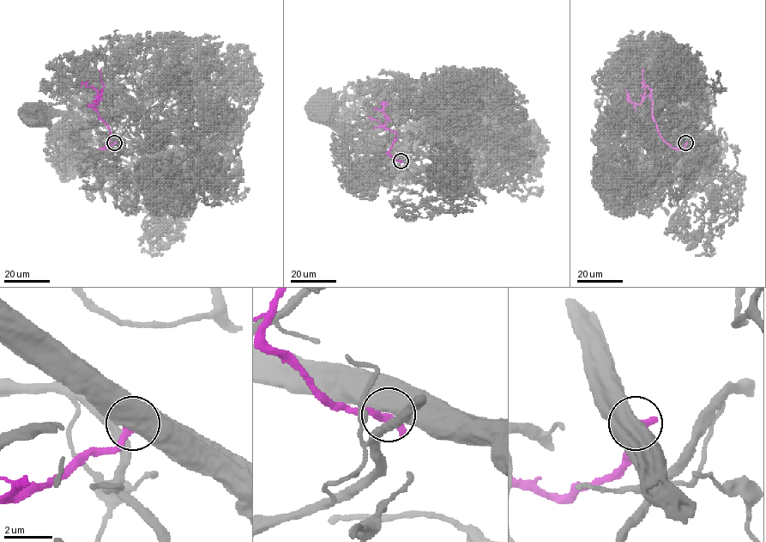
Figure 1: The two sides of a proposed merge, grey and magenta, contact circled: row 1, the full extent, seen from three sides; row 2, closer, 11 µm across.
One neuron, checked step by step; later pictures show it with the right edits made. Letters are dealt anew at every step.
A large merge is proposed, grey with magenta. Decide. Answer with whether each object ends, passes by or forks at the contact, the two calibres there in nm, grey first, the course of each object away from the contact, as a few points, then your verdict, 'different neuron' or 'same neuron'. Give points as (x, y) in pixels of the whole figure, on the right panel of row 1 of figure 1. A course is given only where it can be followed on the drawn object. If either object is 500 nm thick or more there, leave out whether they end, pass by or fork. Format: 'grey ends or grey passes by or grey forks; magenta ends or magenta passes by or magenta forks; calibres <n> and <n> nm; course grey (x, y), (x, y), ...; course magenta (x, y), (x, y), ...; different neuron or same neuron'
calibres 800 and 400 nm; course grey (684, 143), (678, 123), (668, 114), (633, 115); course magenta (685, 143), (678, 149), (667, 143), (652, 118), (652, 100), (644, 95), (639, 105), (633, 103), (626, 88); different neuron

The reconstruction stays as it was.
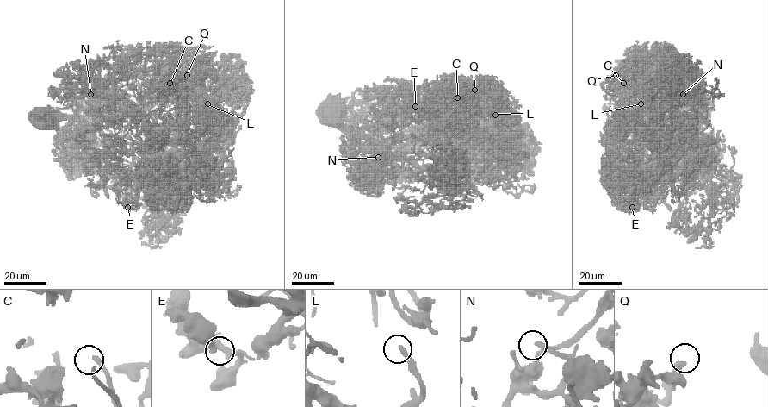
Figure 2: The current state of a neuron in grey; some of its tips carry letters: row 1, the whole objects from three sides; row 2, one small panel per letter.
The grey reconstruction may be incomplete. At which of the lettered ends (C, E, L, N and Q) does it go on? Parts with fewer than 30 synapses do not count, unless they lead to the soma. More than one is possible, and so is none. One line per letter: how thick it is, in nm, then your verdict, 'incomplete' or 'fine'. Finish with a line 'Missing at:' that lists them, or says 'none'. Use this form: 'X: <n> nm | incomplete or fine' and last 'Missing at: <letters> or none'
C: 180 nm | incomplete
E: 440 nm | fine
L: 240 nm | fine
N: 200 nm | fine
Q: 440 nm | fine
Missing at: C

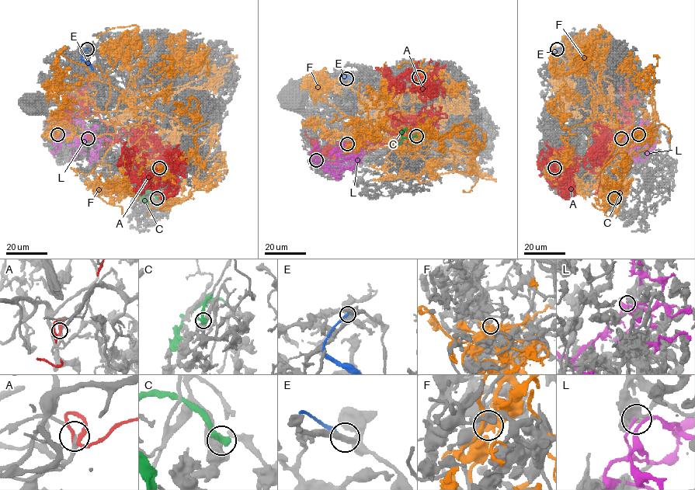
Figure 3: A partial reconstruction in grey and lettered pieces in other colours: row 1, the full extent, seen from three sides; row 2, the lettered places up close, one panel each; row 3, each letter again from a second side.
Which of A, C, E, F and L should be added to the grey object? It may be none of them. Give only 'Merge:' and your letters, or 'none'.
Merge: none

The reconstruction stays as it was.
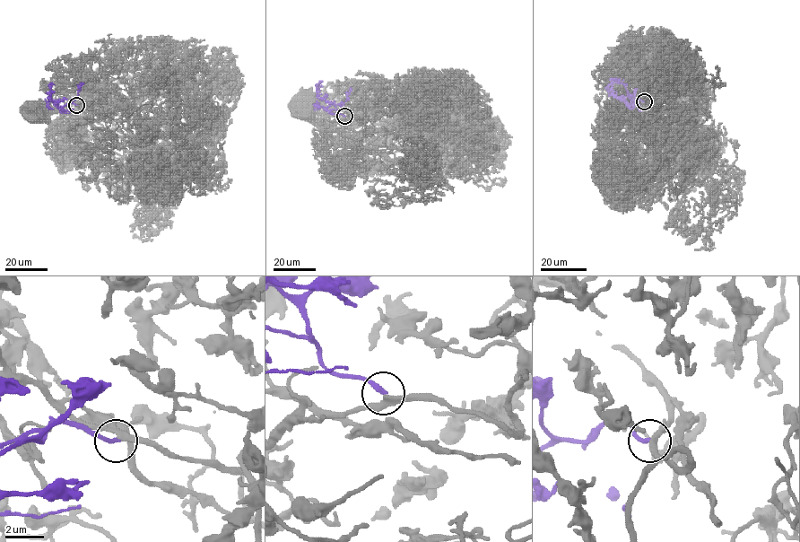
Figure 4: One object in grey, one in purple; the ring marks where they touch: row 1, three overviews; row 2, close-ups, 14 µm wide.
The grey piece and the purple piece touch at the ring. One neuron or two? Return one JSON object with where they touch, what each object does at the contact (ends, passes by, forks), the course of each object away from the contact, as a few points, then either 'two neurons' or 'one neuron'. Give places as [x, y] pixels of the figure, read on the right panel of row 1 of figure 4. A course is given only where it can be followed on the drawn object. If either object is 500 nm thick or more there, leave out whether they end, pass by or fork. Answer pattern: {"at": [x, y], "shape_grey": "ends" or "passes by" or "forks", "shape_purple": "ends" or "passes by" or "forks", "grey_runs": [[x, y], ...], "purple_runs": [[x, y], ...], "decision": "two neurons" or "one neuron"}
{"at": [644, 101], "shape_grey": "forks", "shape_purple": "ends", "grey_runs": [[644, 102], [646, 100], [644, 95], [632, 109]], "purple_runs": [[644, 101], [640, 100], [628, 105], [623, 98], [608, 93], [608, 85], [613, 82], [611, 81]], "decision": "one neuron"}

